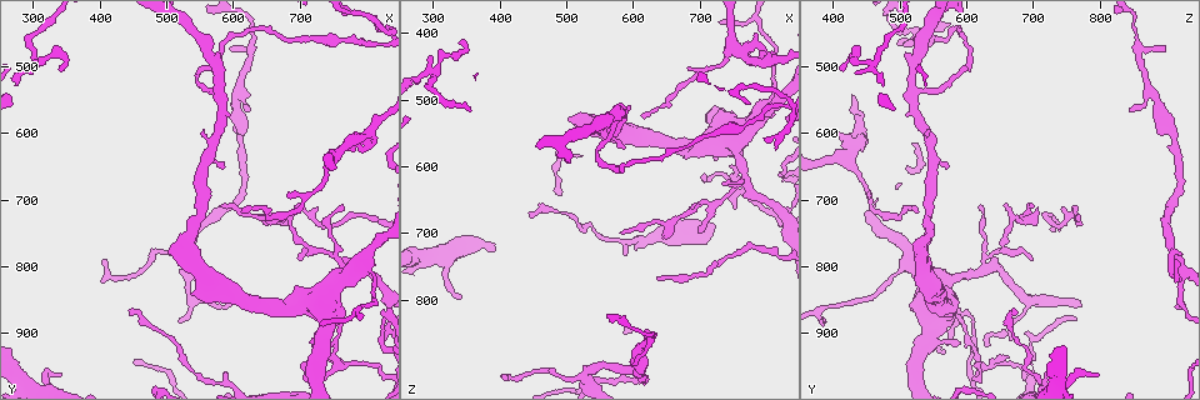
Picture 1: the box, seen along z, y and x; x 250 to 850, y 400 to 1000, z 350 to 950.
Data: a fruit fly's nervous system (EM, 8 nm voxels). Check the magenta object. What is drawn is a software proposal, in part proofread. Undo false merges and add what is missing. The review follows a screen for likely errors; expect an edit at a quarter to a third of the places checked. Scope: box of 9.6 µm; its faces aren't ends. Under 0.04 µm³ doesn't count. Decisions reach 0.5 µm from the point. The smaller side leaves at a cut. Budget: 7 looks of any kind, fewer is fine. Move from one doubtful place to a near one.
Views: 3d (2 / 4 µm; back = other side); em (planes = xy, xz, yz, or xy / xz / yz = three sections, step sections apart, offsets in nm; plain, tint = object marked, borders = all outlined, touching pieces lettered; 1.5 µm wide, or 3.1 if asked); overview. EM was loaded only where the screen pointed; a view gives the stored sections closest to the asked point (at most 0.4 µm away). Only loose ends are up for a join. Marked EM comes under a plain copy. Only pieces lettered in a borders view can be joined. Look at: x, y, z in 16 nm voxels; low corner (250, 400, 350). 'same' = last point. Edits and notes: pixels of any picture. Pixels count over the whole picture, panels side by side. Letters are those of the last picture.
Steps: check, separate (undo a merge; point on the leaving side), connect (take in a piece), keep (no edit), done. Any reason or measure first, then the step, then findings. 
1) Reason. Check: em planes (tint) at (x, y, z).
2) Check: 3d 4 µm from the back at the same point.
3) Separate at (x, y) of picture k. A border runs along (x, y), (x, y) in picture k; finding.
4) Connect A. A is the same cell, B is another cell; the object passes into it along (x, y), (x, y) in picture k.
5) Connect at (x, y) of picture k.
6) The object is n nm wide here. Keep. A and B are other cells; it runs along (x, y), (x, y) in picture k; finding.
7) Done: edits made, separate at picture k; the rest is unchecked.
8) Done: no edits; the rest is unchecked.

Sharp bend. Check: em yz step 8 (borders) at (550, 505, 595).

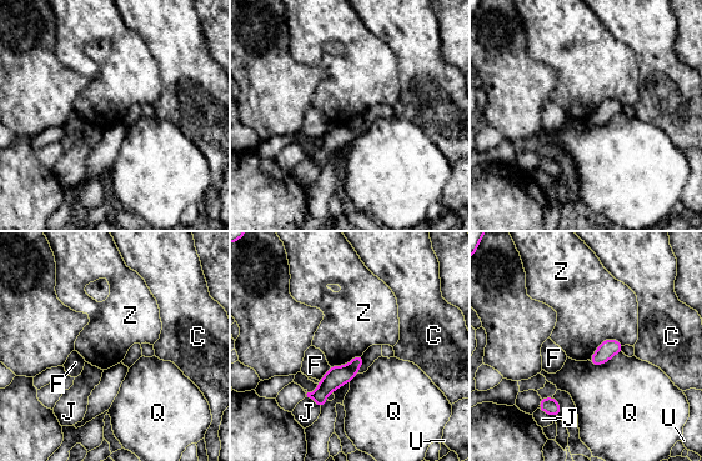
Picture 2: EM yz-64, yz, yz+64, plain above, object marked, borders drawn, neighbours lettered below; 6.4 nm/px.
The object is 90 nm wide here. Separate at (355, 364) of picture 2. C, F, J, Q, U and Z are other cells; a border runs along (346, 366), (356, 371) in picture 2; a second cell is stuck on.

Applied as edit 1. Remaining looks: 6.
Free end. Check: em xy step 8 (borders) at (625, 570, 845).

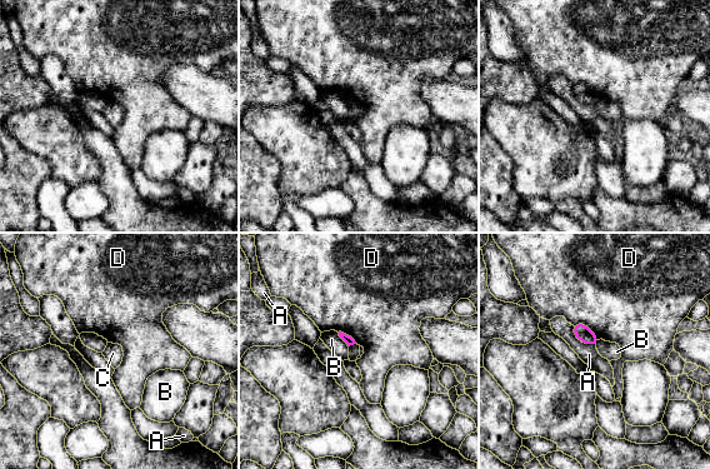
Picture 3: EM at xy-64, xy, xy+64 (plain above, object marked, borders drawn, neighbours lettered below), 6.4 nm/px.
Keep. A, B, C and D are other cells; a border runs along (355, 343), (349, 347) in picture 3; no lettered piece goes on from it.

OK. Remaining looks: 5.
Done: edits made, separate at picture 2; the rest is unchecked.

